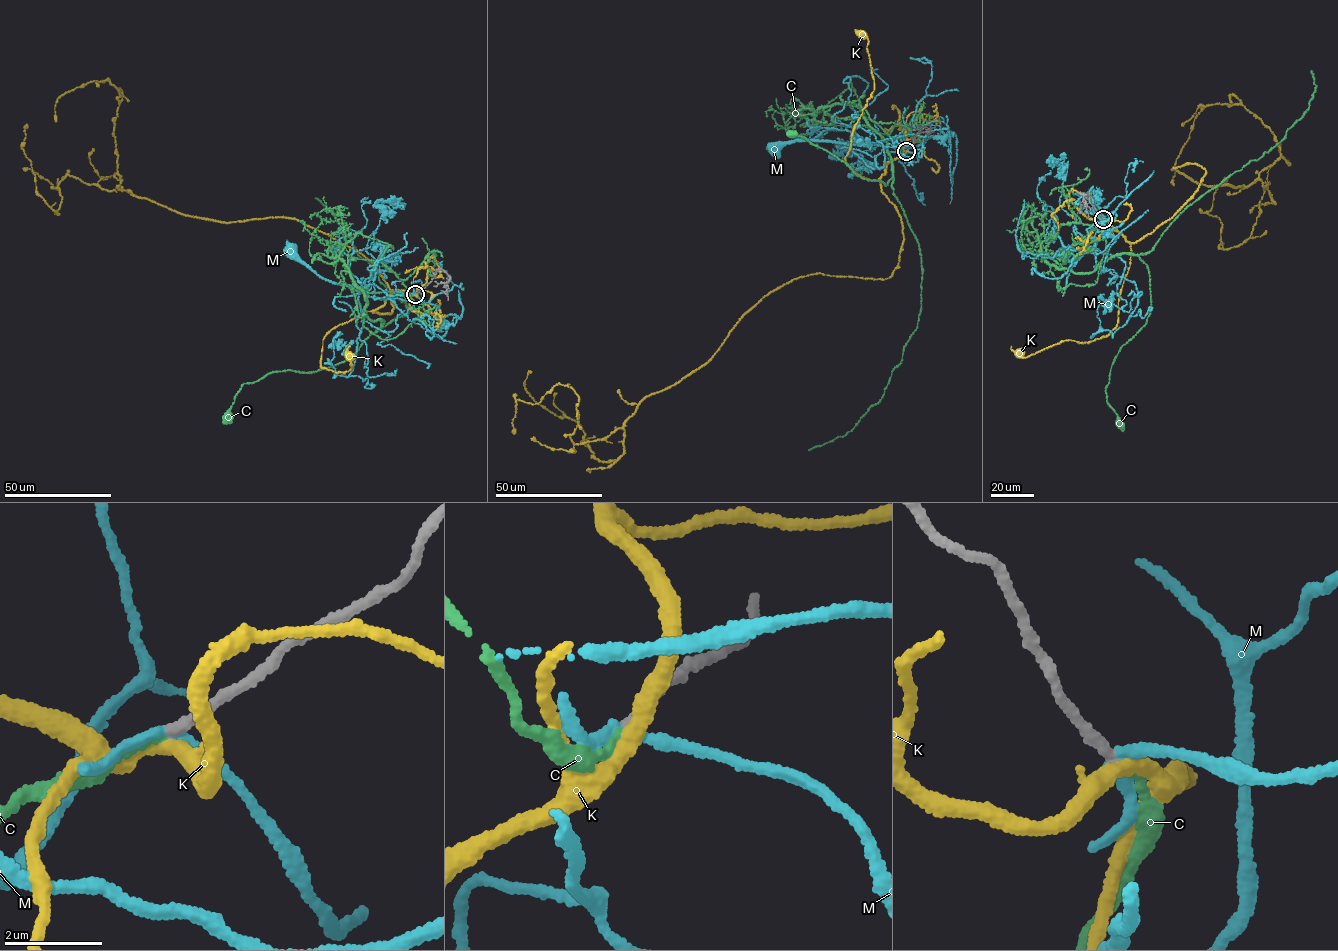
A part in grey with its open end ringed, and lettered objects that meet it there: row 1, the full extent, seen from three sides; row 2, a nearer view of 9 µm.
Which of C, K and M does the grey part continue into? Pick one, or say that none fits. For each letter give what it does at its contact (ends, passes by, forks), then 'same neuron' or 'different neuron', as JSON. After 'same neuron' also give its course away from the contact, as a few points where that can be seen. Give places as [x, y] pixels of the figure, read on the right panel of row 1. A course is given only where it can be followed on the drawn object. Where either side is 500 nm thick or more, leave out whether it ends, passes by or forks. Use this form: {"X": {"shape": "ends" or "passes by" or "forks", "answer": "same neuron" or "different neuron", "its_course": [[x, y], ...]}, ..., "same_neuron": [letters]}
{"C": {"shape": "ends", "answer": "same neuron", "its_course": [[1103, 219], [1062, 264], [1045, 260], [1078, 273], [1120, 253], [1146, 263], [1151, 310], [1105, 389], [1120, 423]]}, "K": {"shape": "forks", "answer": "different neuron"}, "M": {"shape": "passes by", "answer": "different neuron"}, "same_neuron": ["C"]}

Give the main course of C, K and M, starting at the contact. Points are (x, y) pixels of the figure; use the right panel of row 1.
C: (1103, 219), (1062, 264), (1045, 260), (1078, 273), (1120, 253), (1146, 263), (1151, 310), (1105, 389), (1120, 423)
K: (1103, 219), (1130, 243), (1116, 327), (1087, 342), (1062, 340), (1026, 357), (1019, 352)
M: (1103, 219), (1113, 220), (1116, 213), (1109, 216), (1108, 226), (1091, 249), (1072, 262), (1064, 250)

